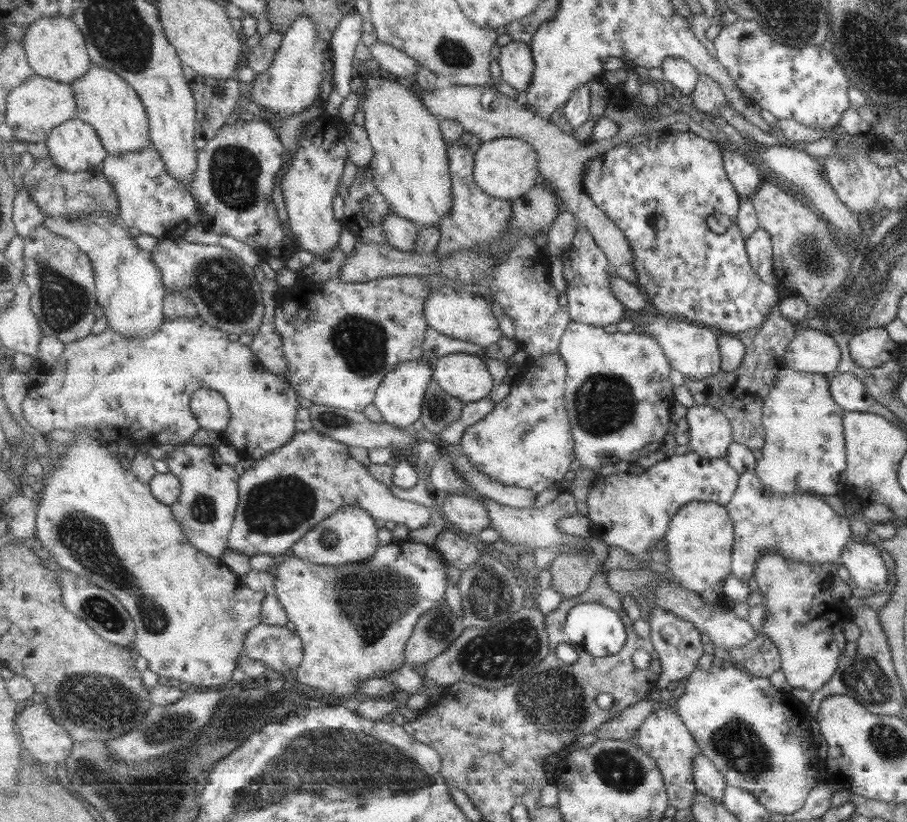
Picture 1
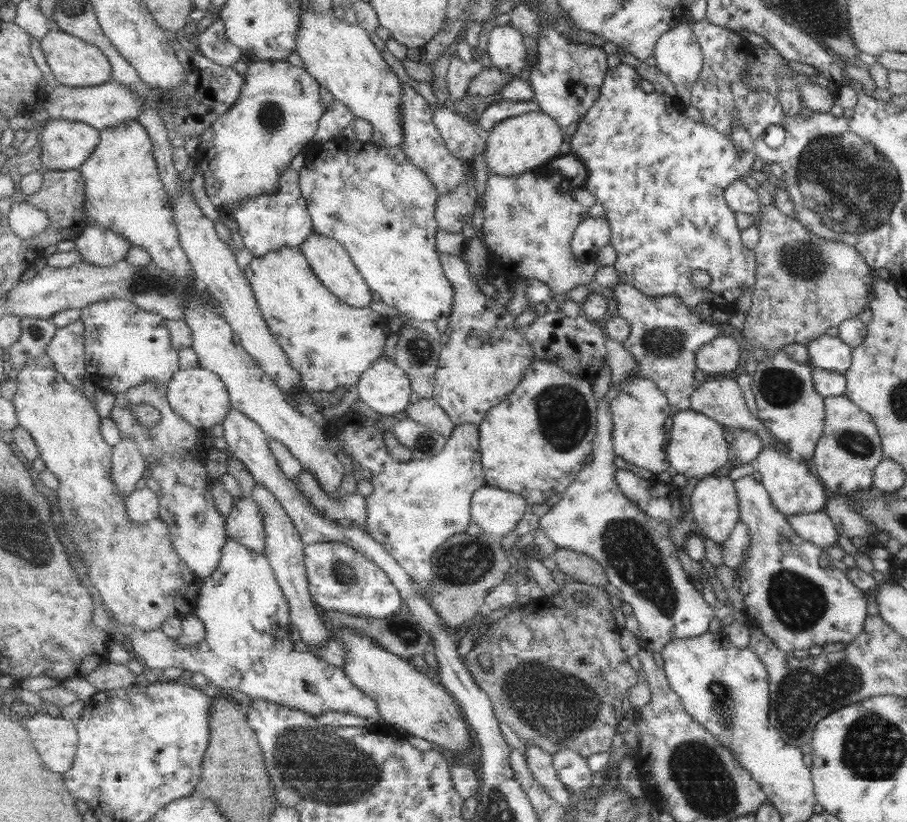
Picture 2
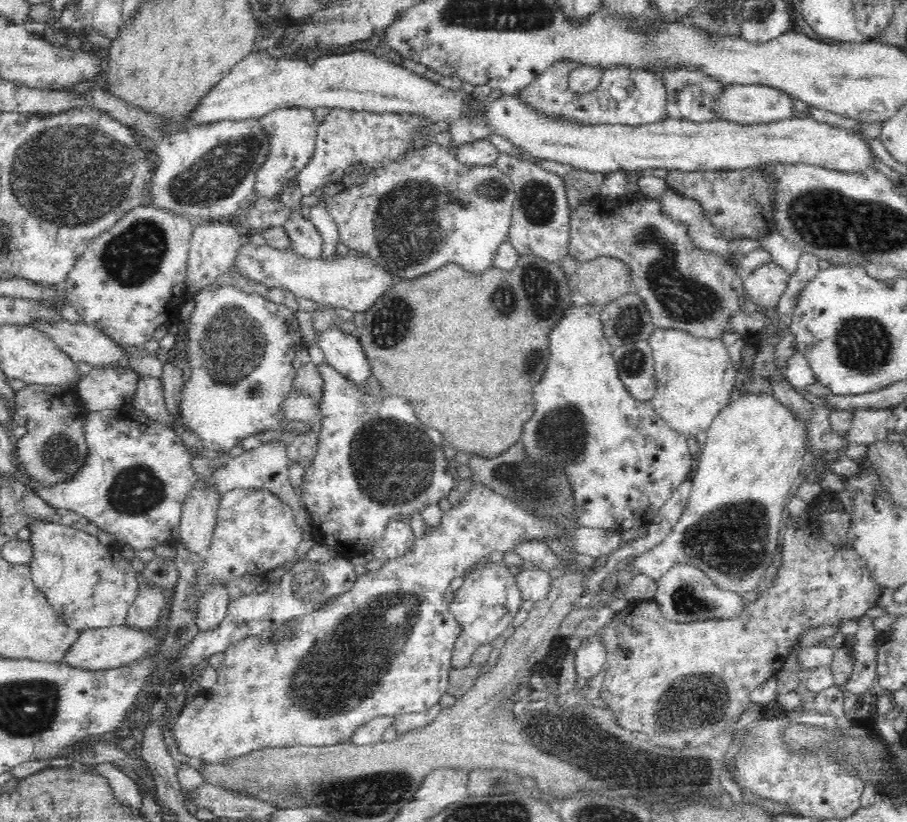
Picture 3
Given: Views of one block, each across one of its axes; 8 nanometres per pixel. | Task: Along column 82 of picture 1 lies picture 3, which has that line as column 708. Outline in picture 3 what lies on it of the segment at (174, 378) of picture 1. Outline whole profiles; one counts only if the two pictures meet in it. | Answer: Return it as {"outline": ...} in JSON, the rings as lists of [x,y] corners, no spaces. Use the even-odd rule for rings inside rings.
{"outline":[[[654,329],[648,342],[655,358],[655,379],[657,392],[654,393],[651,403],[656,412],[668,423],[672,430],[683,434],[685,437],[695,437],[698,432],[707,432],[711,422],[737,392],[739,377],[734,364],[730,360],[728,349],[721,340],[710,338],[695,338],[682,330]]]}

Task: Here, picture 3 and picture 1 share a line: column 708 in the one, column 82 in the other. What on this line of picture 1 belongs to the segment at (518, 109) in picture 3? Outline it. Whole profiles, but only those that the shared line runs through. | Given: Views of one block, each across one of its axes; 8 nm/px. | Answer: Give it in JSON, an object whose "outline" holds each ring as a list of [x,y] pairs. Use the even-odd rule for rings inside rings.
{"outline":[[[79,118],[55,128],[46,144],[52,160],[69,173],[100,168],[110,155],[97,131]]]}

